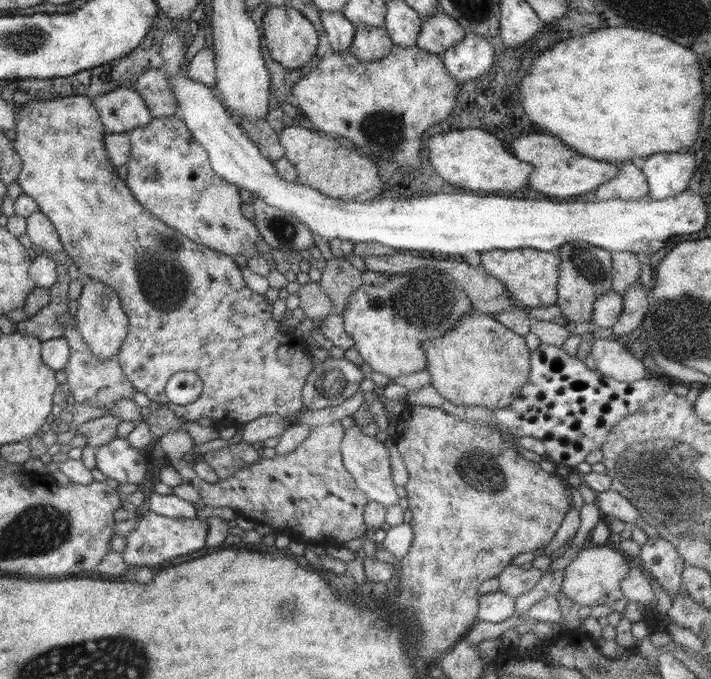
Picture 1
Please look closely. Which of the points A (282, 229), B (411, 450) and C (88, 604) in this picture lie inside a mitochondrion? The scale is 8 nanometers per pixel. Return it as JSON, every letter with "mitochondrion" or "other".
{"A":"mitochondrion","B":"other","C":"other"}

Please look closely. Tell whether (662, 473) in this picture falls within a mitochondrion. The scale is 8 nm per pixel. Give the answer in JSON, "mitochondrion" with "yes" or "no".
{"mitochondrion":"yes"}

